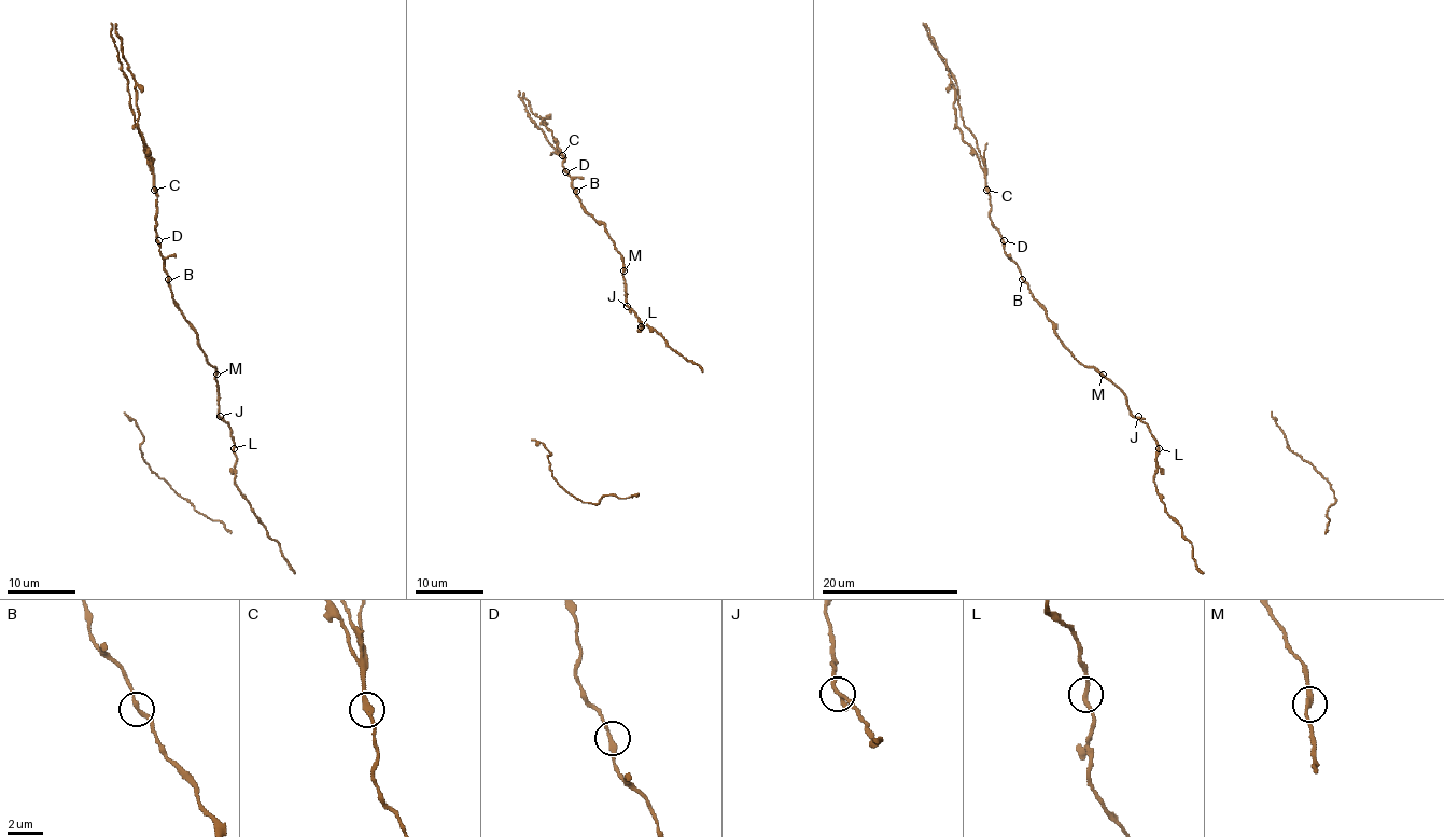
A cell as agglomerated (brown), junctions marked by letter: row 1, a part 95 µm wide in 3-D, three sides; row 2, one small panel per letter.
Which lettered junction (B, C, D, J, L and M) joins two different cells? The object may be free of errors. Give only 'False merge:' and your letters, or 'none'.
False merge: C

